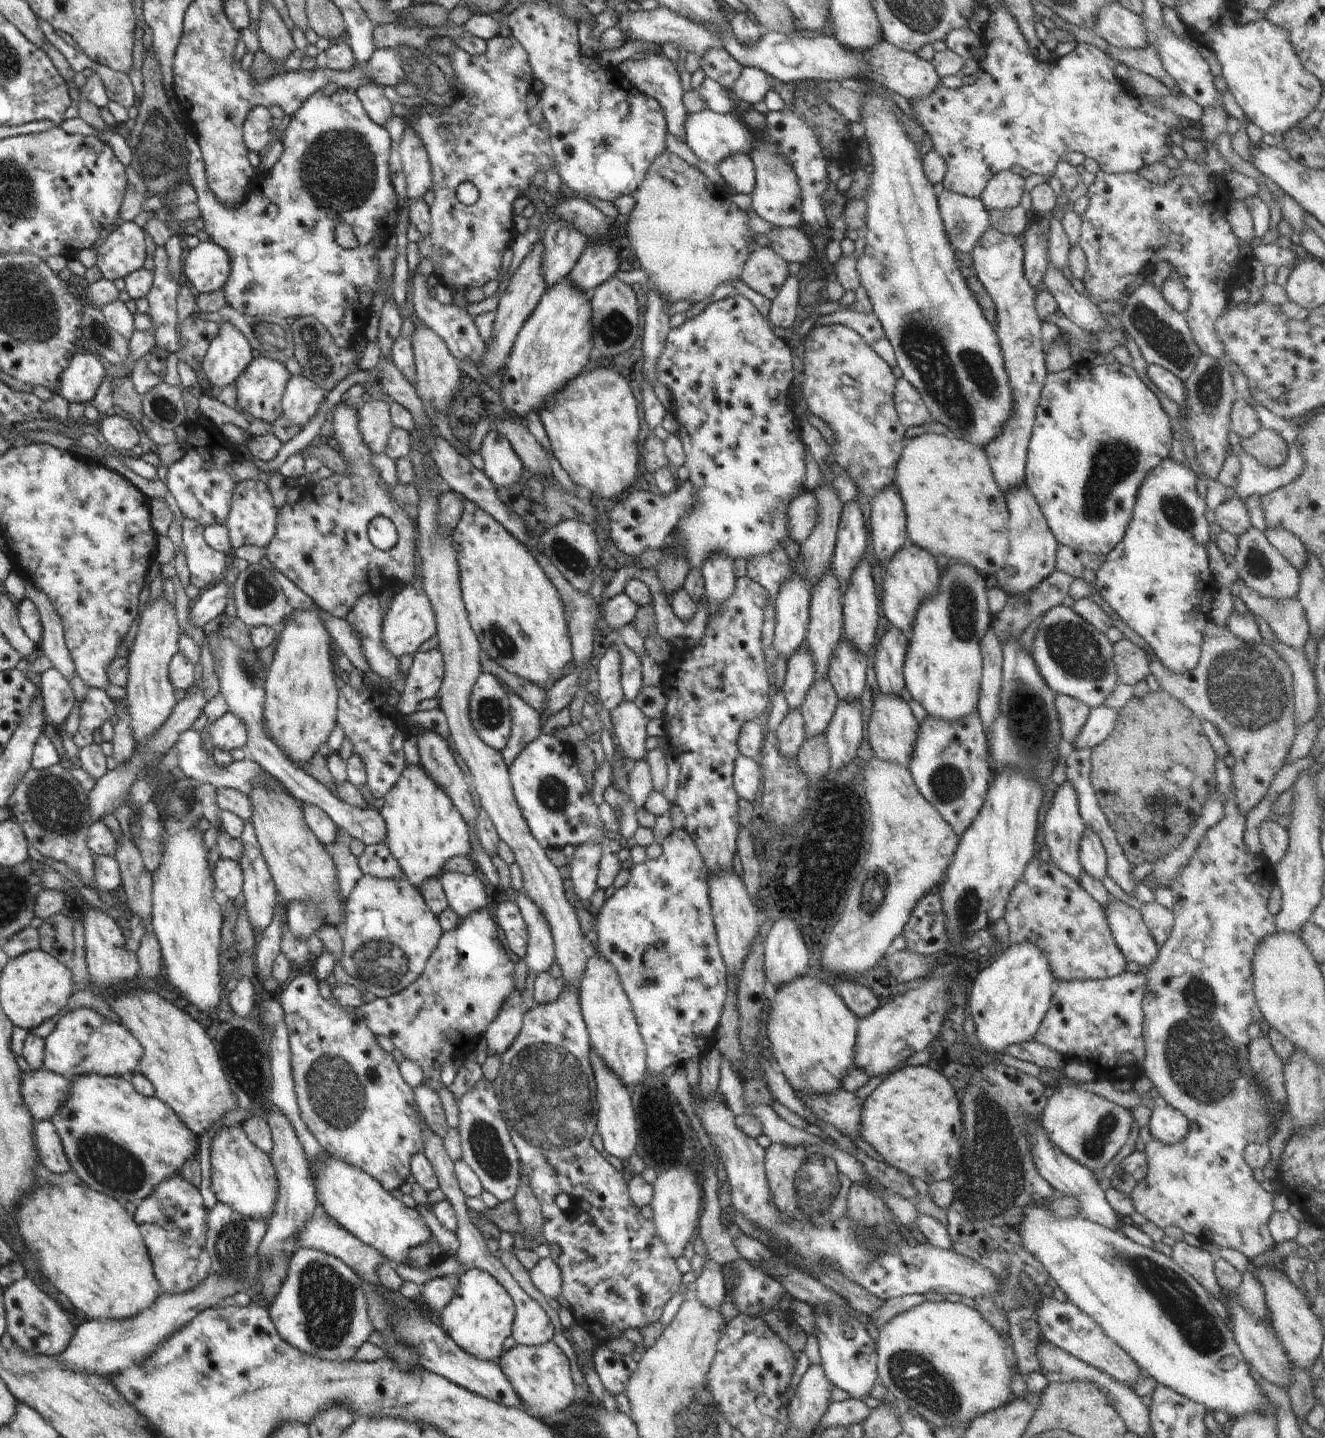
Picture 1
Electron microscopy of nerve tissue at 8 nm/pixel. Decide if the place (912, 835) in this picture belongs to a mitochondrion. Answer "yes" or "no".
no

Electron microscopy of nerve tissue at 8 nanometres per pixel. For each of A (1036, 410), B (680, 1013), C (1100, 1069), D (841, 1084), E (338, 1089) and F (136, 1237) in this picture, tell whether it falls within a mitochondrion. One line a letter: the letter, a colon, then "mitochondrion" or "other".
A: other
B: other
C: other
D: other
E: mitochondrion
F: other

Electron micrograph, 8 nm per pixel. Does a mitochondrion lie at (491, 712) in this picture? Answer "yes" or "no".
yes

